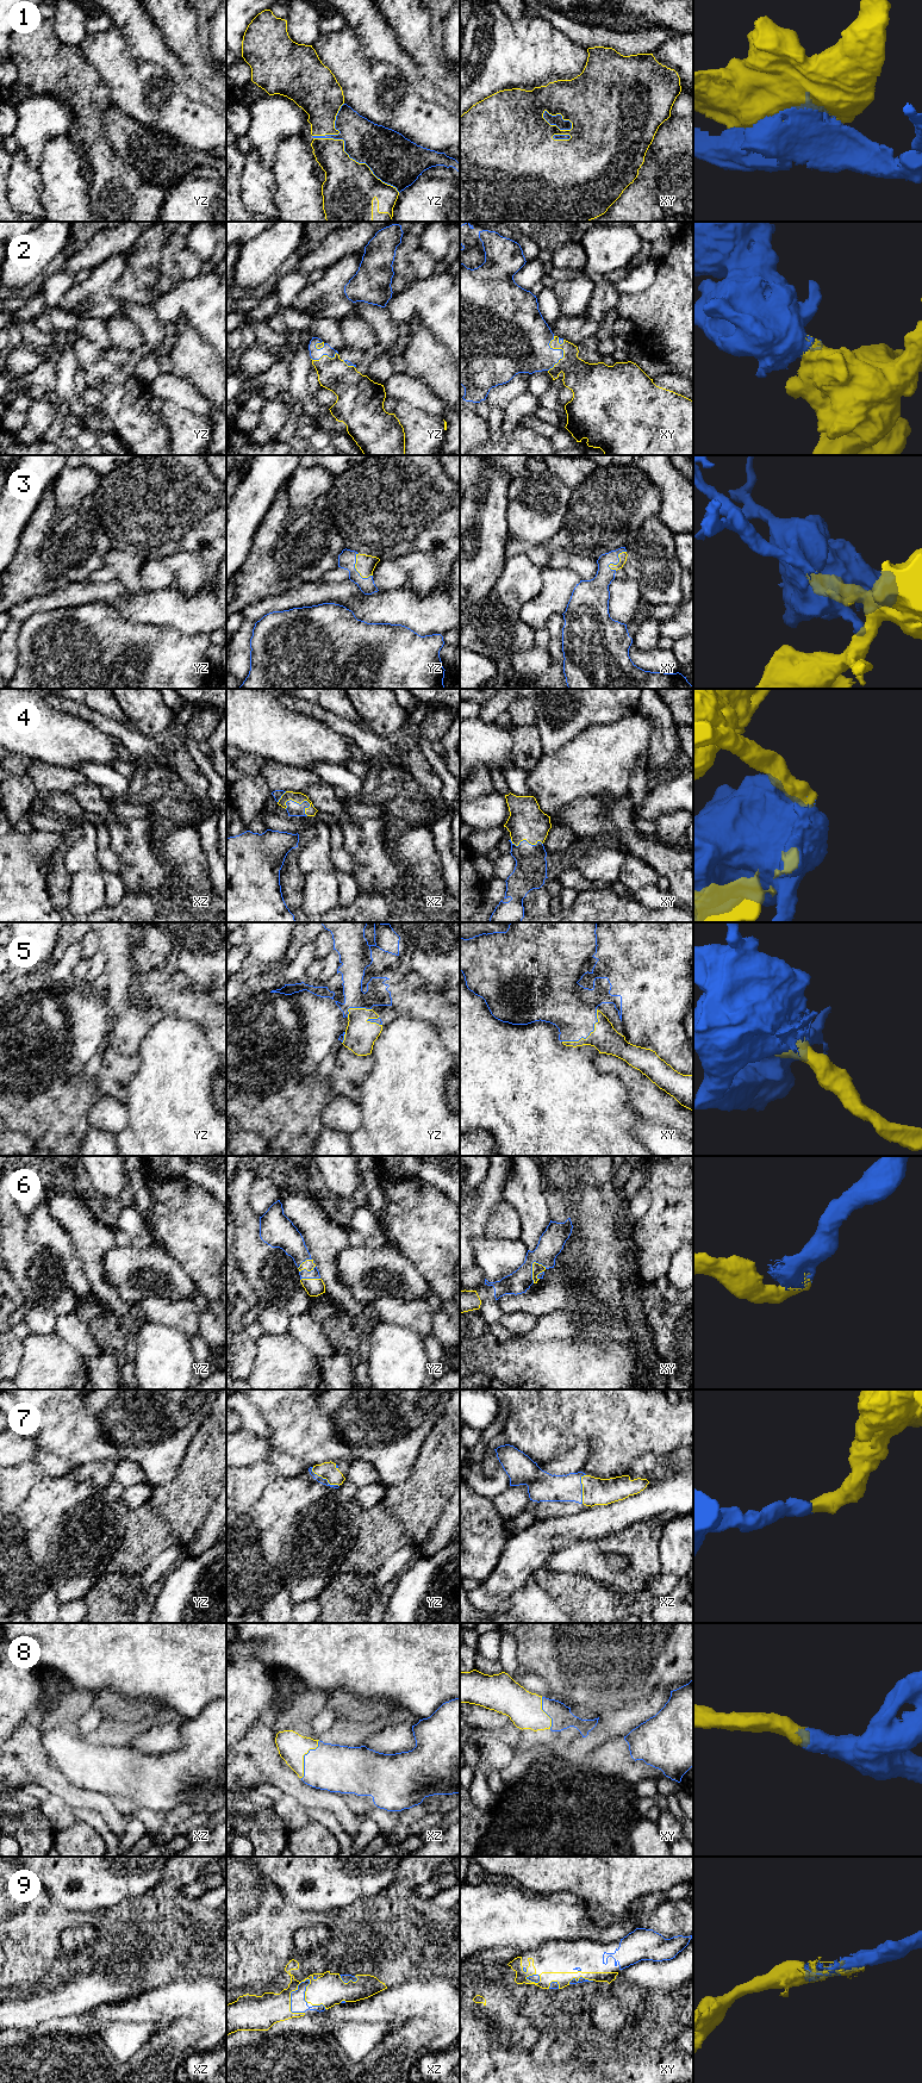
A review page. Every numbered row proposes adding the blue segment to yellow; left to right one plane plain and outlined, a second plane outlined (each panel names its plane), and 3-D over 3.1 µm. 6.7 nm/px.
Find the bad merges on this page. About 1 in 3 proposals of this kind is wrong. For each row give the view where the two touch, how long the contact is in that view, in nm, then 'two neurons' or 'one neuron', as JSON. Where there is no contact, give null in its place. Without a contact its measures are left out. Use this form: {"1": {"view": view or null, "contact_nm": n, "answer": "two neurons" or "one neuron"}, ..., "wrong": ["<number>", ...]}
{"1": {"view": "yz", "contact_nm": 700, "answer": "two neurons"}, "2": {"view": "xy", "contact_nm": 240, "answer": "one neuron"}, "3": {"view": "yz", "contact_nm": 190, "answer": "one neuron"}, "4": {"view": "xz", "contact_nm": 180, "answer": "one neuron"}, "5": {"view": "xy", "contact_nm": 320, "answer": "one neuron"}, "6": {"view": "xy", "contact_nm": 150, "answer": "one neuron"}, "7": {"view": "yz", "contact_nm": 220, "answer": "one neuron"}, "8": {"view": "xz", "contact_nm": 300, "answer": "one neuron"}, "9": {"view": "xz", "contact_nm": 260, "answer": "one neuron"}, "wrong": ["1"]}

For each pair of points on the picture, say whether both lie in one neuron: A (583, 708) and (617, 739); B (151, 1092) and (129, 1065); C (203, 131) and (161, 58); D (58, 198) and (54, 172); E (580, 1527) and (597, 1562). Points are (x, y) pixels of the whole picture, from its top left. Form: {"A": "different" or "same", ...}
{"A": "different", "B": "different", "C": "different", "D": "same", "E": "different"}

